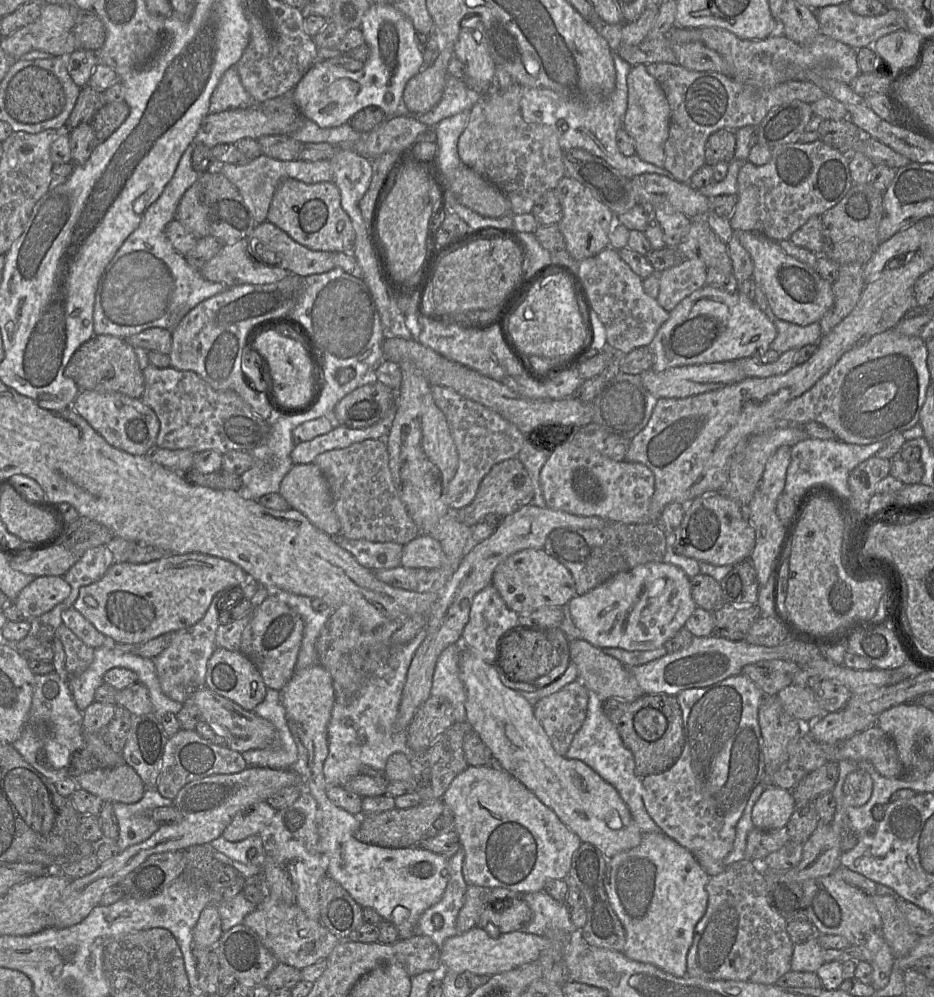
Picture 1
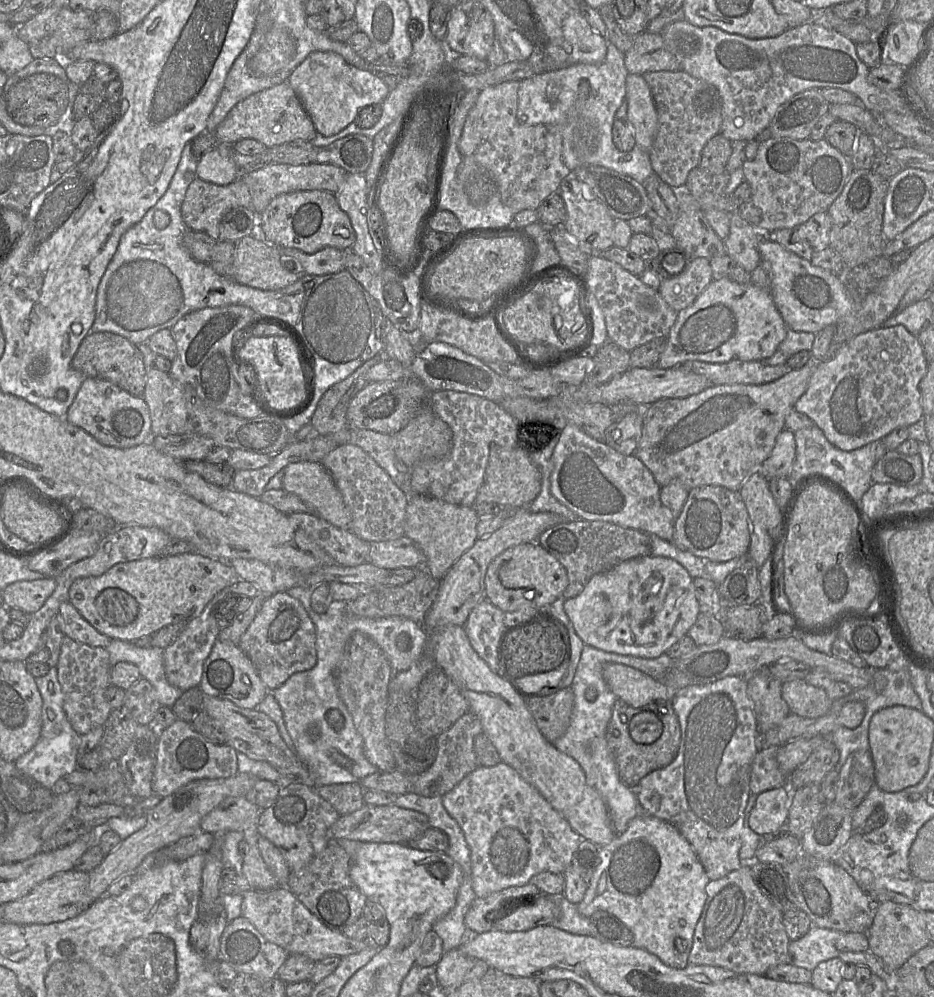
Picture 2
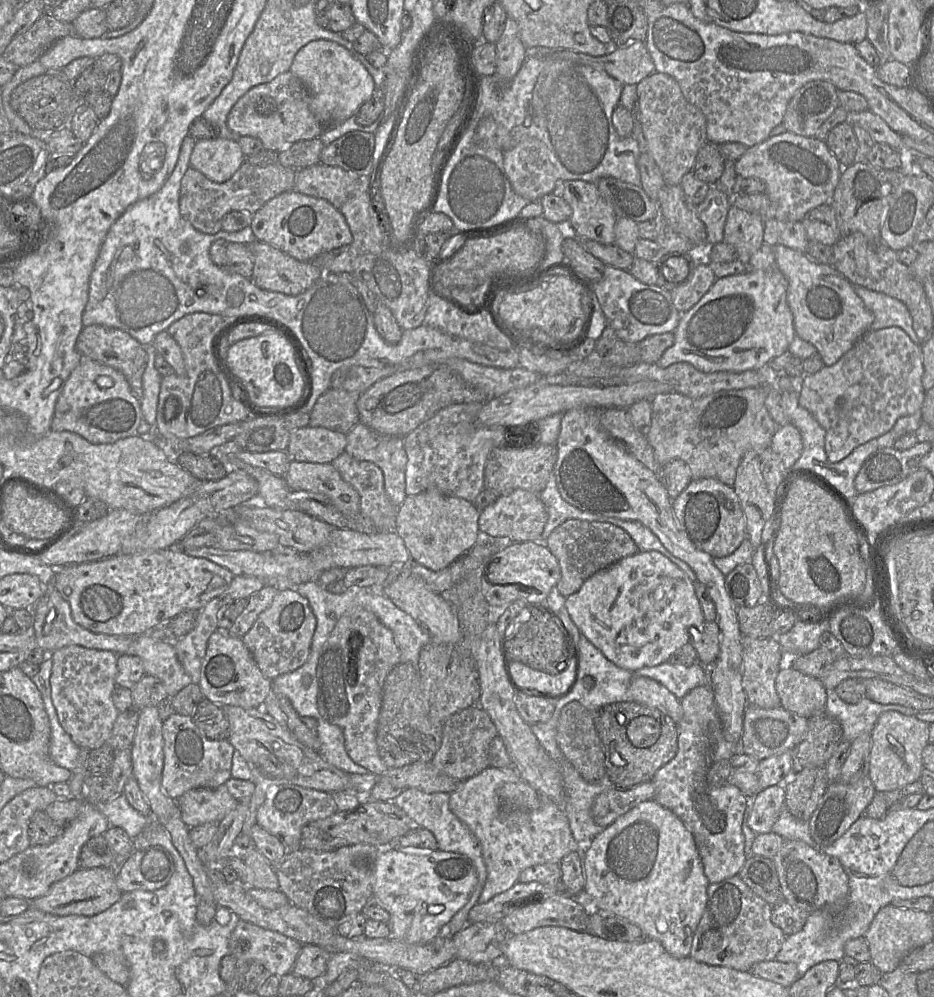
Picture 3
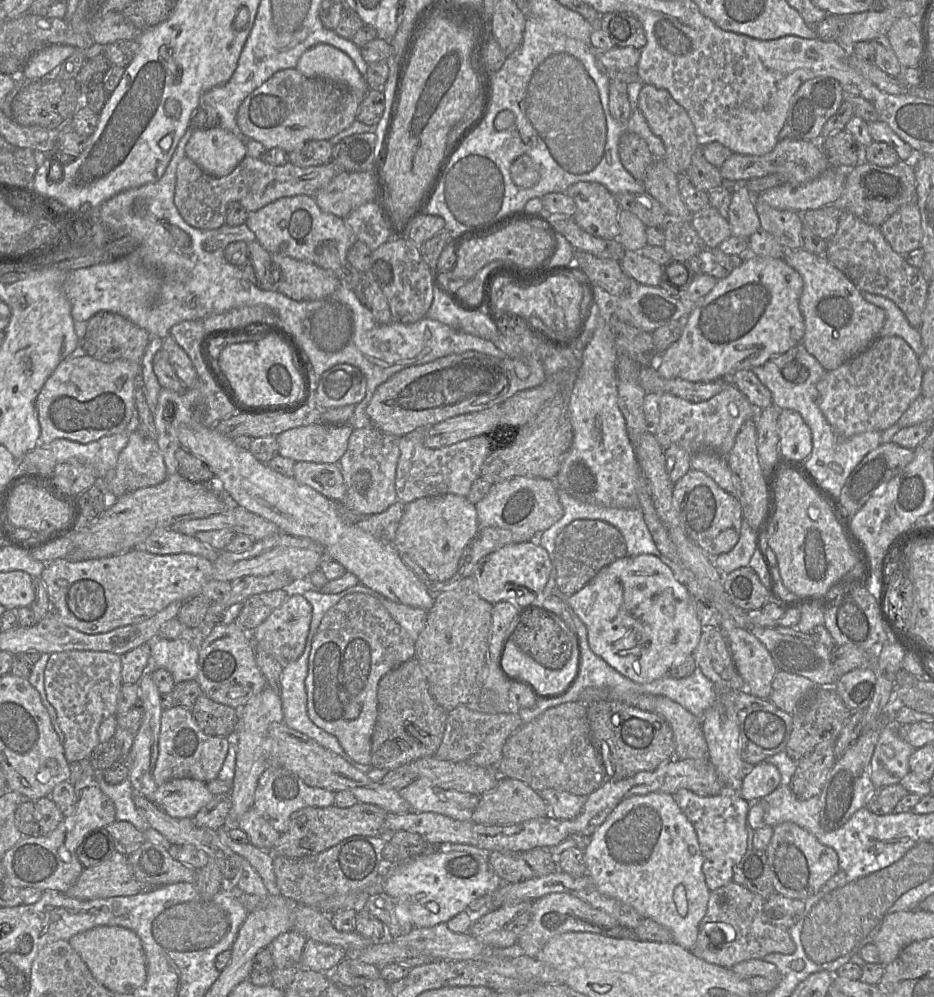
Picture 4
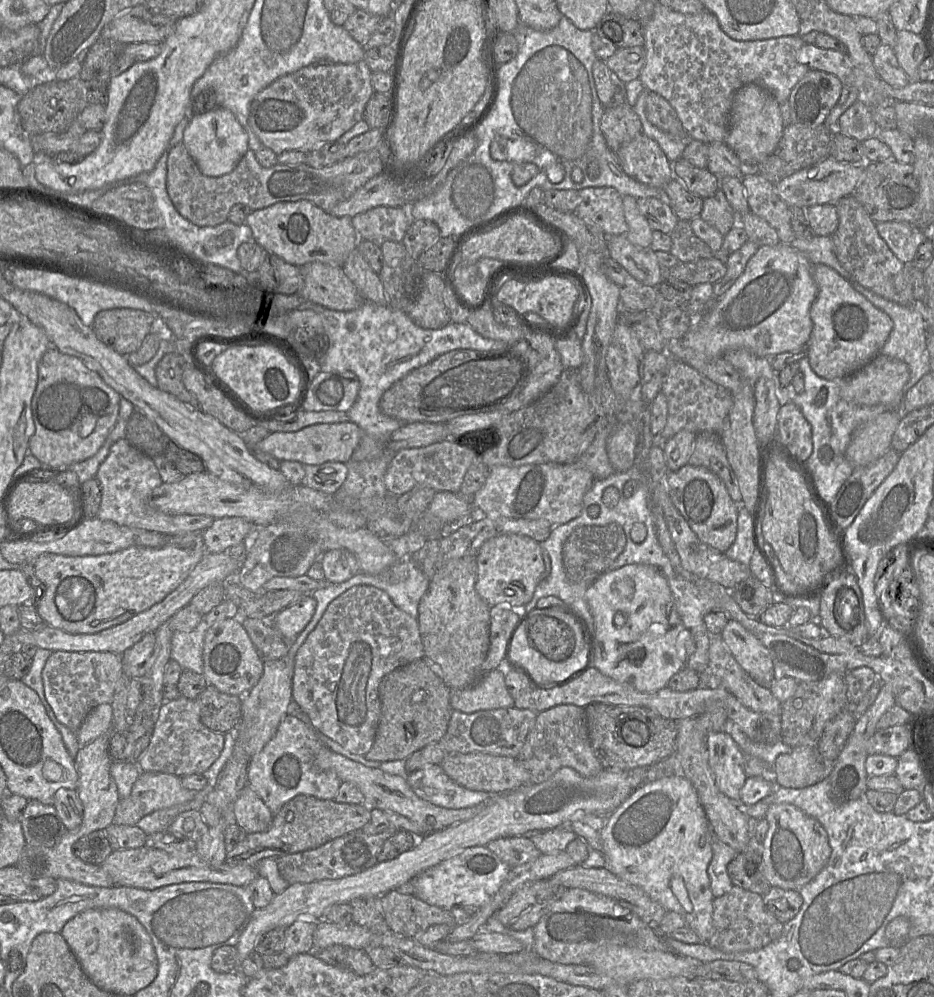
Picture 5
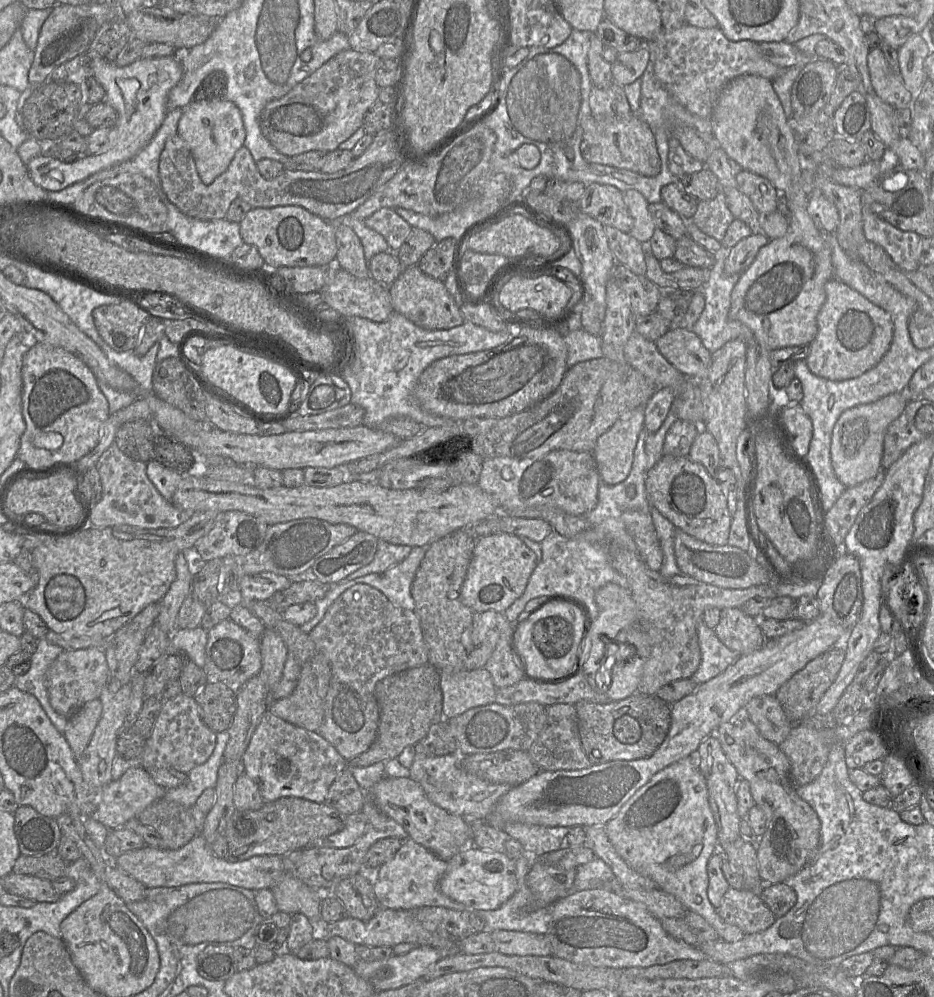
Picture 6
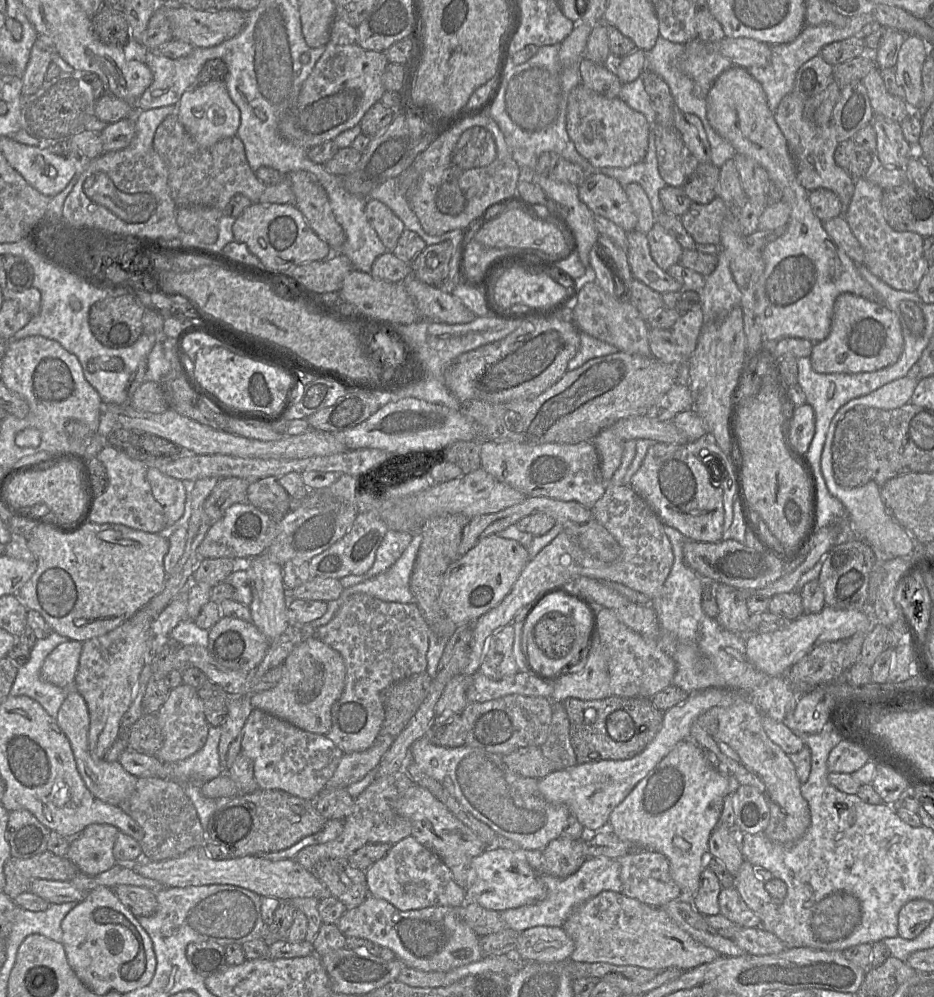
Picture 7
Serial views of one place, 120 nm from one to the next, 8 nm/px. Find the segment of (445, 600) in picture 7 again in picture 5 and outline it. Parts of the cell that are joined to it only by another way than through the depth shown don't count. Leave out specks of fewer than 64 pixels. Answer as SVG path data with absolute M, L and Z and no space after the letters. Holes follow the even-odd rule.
M501 534L485 541L476 555L475 589L490 606L508 605L522 609L533 597L538 583L545 577L541 545L529 536Z

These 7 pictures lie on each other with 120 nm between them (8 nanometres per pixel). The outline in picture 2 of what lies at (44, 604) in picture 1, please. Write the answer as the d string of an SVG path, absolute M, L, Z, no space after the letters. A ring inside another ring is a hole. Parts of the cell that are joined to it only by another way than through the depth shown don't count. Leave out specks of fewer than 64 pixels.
M52 577L13 582L2 591L4 605L32 614L44 605L55 587L56 582Z

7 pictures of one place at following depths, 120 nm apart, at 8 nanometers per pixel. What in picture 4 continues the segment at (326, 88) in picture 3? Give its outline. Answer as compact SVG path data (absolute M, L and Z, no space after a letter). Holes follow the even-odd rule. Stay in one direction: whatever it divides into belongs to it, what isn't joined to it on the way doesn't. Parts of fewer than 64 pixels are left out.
M320 43L307 49L296 69L307 77L325 78L347 87L355 97L363 99L370 87L353 60L342 50Z

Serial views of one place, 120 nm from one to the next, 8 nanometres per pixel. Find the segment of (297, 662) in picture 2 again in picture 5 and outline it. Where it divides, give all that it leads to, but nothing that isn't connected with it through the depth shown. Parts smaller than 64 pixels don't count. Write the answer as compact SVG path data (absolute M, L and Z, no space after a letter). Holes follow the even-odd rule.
M305 595L298 602L282 609L269 619L278 633L291 643L310 622L316 608L316 601Z

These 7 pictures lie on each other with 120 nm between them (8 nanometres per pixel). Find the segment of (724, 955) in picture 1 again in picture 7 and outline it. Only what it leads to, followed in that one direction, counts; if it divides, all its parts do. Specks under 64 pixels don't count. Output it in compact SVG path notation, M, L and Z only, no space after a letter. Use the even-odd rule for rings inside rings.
M735 887L722 888L719 894L720 914L740 927L755 928L761 925L760 918L746 905Z

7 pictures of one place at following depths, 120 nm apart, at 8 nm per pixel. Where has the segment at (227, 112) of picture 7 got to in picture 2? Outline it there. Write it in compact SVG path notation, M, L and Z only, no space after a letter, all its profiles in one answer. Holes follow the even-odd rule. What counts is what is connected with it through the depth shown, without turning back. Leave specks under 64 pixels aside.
M220 144L203 154L197 161L197 177L217 185L226 185L237 179L240 171L231 157L230 146Z

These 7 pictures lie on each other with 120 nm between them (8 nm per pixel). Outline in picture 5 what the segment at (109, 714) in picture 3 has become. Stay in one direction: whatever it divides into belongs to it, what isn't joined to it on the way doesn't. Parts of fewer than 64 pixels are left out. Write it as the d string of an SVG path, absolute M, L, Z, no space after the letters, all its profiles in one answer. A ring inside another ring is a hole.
M52 652L42 670L44 694L57 720L76 733L88 713L100 704L110 704L118 680L123 676L122 656L111 652Z

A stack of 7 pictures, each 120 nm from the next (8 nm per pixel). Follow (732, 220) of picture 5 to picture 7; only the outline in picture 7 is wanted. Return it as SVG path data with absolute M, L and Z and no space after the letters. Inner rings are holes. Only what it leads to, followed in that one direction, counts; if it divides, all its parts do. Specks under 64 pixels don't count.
M718 196L705 205L692 202L680 219L696 244L719 246L721 224L727 212L727 204Z

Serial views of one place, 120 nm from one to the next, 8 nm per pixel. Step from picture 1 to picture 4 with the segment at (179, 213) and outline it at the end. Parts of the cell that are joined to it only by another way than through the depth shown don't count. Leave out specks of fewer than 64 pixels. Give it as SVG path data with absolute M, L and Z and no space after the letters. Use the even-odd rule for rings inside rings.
M246 155L230 174L218 178L207 174L185 156L177 166L174 203L189 225L211 230L225 223L230 203L238 202L248 212L254 212L281 197L300 194L314 197L318 190L343 171L345 170L332 162L309 167L295 166L290 162L284 165L272 165Z

